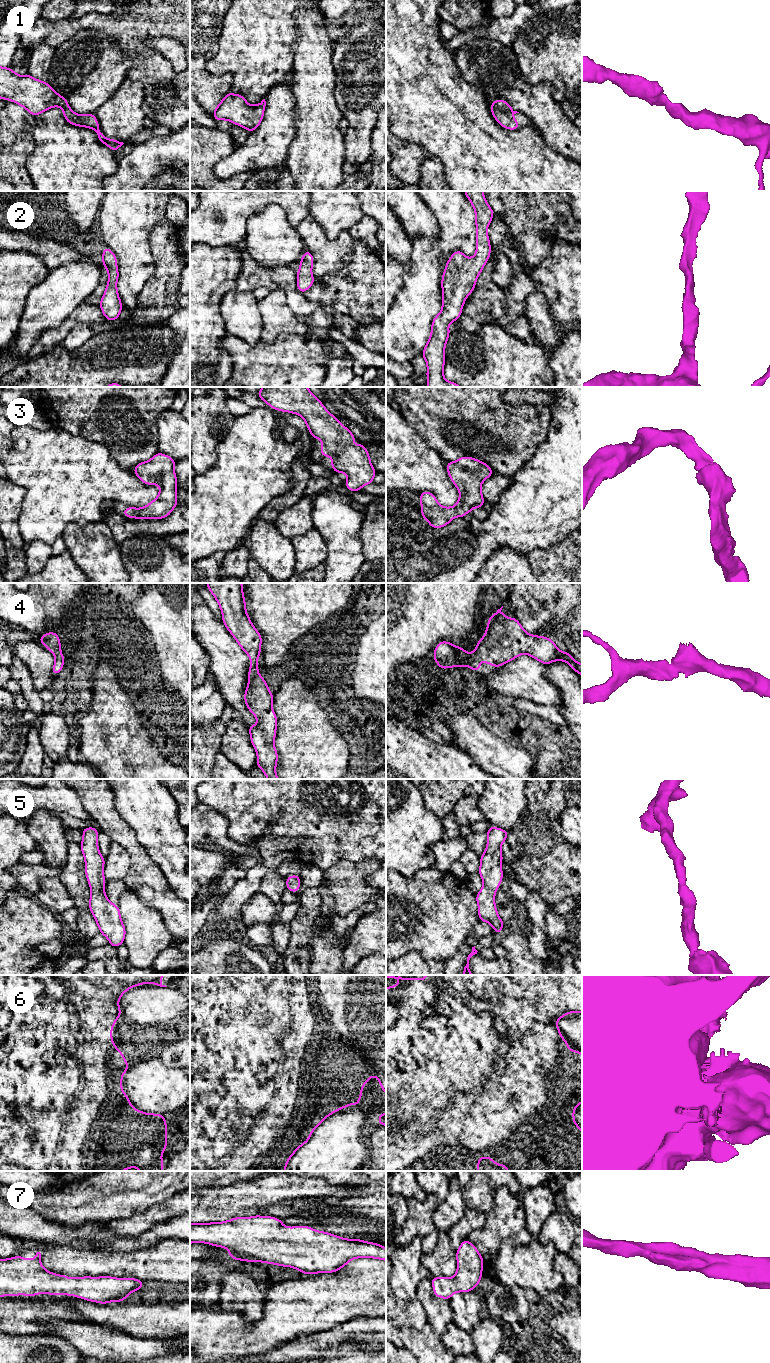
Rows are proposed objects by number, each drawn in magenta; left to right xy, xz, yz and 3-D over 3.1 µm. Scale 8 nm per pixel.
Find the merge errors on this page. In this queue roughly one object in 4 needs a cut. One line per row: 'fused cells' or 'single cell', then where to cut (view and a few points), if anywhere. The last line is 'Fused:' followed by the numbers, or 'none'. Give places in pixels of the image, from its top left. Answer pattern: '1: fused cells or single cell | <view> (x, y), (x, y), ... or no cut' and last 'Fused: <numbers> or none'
1: single cell | no cut
2: single cell | no cut
3: single cell | no cut
4: single cell | no cut
5: single cell | no cut
6: fused cells | xz (308, 975), (313, 1027), (306, 1037), (291, 1124), (295, 1151)
7: single cell | no cut
Fused: 6

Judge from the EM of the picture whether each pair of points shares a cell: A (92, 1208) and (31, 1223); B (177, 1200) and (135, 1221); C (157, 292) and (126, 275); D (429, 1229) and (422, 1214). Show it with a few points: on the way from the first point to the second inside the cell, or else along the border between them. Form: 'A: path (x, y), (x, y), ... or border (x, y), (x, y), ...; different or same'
A: border (36, 1212), (47, 1219), (69, 1225); different
B: path (167, 1210), (145, 1220); same
C: border (154, 264), (154, 273), (145, 282), (134, 307); different
D: path (425, 1225), (423, 1218); same

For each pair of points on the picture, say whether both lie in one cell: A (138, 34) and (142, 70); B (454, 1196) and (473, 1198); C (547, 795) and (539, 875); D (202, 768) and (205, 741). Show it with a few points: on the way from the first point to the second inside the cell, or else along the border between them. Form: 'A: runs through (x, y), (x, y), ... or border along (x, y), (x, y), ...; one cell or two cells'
A: runs through (138, 43), (147, 52), (147, 61); one cell
B: border along (461, 1188), (461, 1199), (466, 1207); two cells
C: runs through (545, 815), (539, 830), (539, 855); one cell
D: runs through (202, 761), (204, 748); one cell

